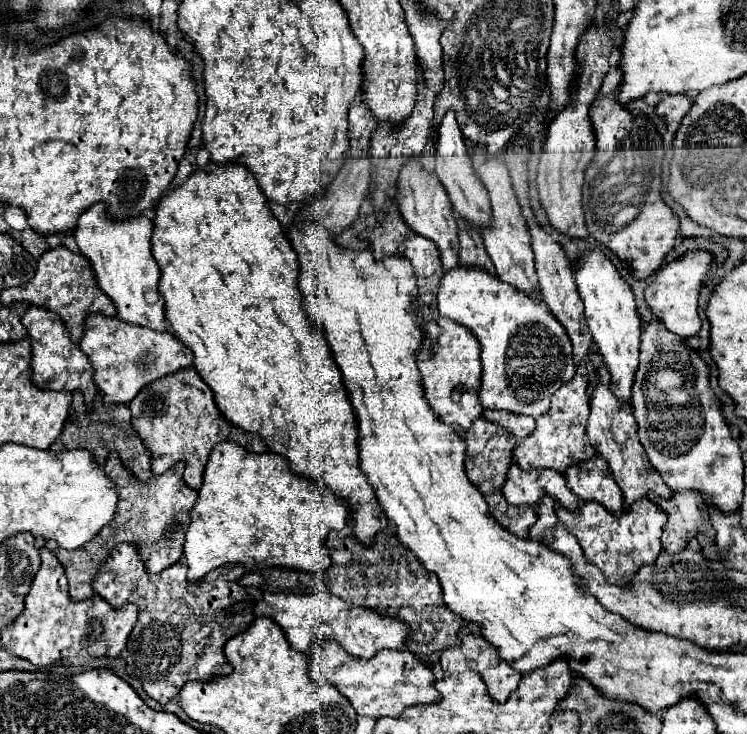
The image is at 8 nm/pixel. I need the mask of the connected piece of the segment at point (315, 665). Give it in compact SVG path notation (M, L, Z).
M315 644L309 668L315 682L335 684L361 716L401 716L401 712L413 704L433 704L441 700L435 690L431 664L421 664L409 650L381 650L373 660L357 660L355 656L349 656L341 644Z

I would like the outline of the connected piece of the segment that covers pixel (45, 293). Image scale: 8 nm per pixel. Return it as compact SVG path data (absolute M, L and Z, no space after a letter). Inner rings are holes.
M67 246L49 248L39 258L39 266L37 266L33 280L27 282L25 286L3 290L1 302L3 304L29 302L29 304L37 304L37 306L45 306L49 310L55 310L63 318L63 322L69 328L69 334L75 342L81 340L83 322L91 312L105 312L107 316L117 314L113 300L109 300L109 296L105 292L101 292L101 288L95 280L95 270L91 268L91 262L83 254L71 252Z

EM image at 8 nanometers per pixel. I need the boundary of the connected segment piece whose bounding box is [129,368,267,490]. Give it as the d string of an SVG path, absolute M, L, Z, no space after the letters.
M185 368L165 378L147 384L129 404L133 412L133 428L153 452L153 474L169 470L177 460L185 460L185 484L199 490L207 456L217 442L235 440L249 452L265 452L267 446L261 436L245 432L231 424L213 400L211 388L201 380L195 368Z

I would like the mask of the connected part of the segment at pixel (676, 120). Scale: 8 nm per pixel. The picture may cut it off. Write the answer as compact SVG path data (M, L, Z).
M663 96L657 104L657 114L669 124L679 128L685 112L689 112L689 106L693 104L691 96Z

